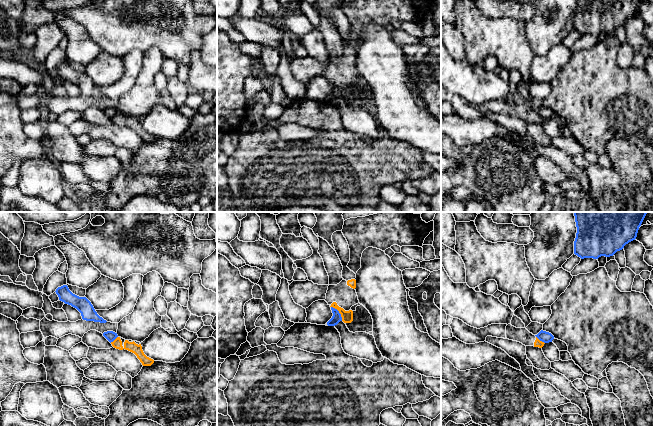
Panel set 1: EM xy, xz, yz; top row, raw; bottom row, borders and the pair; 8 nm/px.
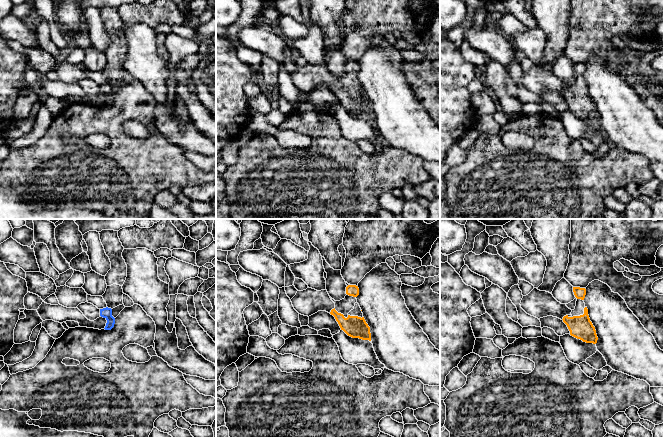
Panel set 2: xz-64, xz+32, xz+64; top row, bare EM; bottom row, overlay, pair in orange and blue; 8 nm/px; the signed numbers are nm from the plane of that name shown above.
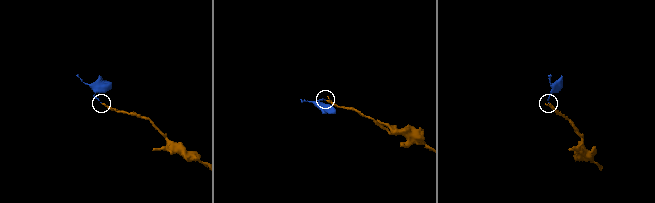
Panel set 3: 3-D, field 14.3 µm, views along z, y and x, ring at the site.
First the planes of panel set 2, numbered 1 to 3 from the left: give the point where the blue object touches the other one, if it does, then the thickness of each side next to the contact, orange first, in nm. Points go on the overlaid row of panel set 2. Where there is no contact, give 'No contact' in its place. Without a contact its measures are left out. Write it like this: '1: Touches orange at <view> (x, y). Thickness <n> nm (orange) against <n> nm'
1: No contact
2: No contact
3: No contact

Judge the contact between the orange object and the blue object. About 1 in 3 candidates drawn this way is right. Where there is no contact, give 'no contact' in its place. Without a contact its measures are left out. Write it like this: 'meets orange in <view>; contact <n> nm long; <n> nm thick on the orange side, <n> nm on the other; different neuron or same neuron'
meets orange in xz; contact 150 nm long; 100 nm thick on the orange side, 80 nm on the other; different neuron

